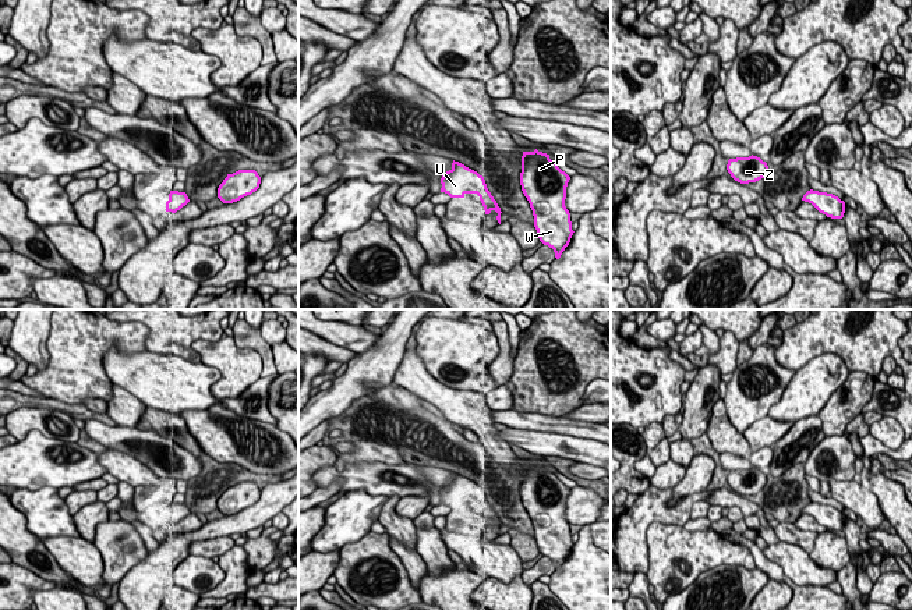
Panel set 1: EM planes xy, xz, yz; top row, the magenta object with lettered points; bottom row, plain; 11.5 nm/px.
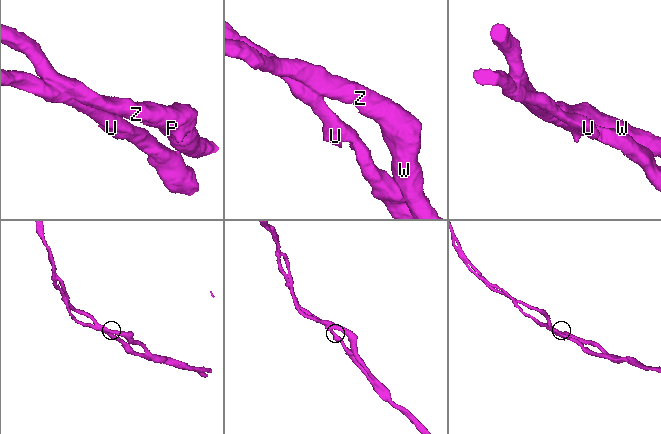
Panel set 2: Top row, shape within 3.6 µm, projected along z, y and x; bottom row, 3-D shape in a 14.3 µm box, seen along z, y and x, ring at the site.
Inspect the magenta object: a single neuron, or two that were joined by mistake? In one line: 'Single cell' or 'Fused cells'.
Single cell

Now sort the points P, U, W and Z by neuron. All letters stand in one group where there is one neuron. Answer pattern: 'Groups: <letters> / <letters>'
Groups: P U W Z

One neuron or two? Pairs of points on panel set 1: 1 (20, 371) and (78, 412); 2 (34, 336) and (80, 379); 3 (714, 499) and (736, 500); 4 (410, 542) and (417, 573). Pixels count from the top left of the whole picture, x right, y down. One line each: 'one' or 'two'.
1: two
2: two
3: one
4: one

